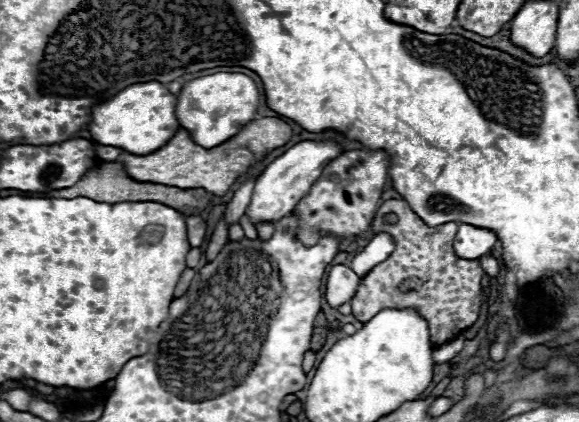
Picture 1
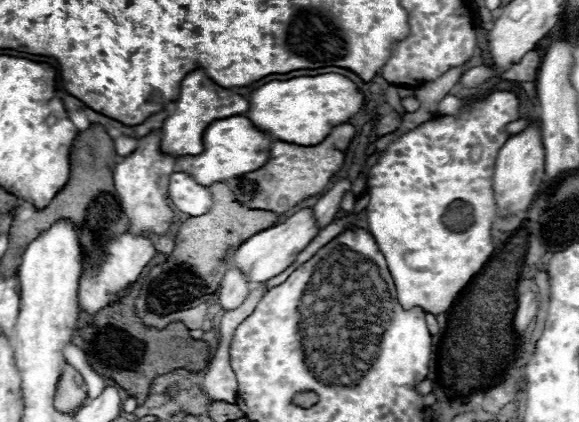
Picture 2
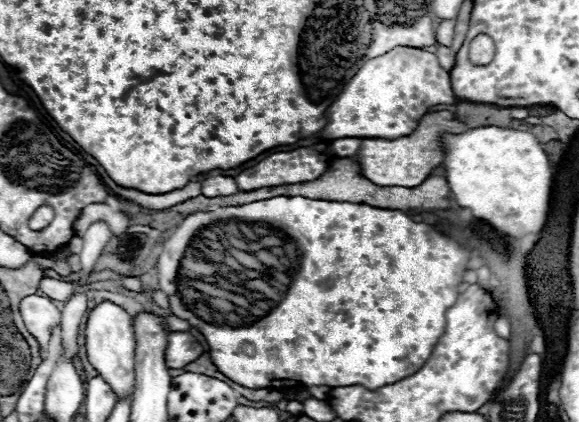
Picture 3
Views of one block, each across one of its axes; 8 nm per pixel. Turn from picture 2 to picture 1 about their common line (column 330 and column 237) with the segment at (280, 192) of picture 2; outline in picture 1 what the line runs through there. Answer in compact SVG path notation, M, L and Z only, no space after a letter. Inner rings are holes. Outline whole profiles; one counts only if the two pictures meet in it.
M256 118L248 122L238 134L234 134L230 140L214 146L214 148L202 148L188 136L186 130L178 130L166 146L158 148L156 152L150 152L146 156L136 154L120 154L118 162L126 166L126 174L134 178L136 182L158 182L166 186L176 188L204 188L216 196L224 196L228 188L236 182L238 176L246 174L250 166L254 166L258 160L266 156L272 148L284 146L292 136L292 128L280 120L280 118Z

